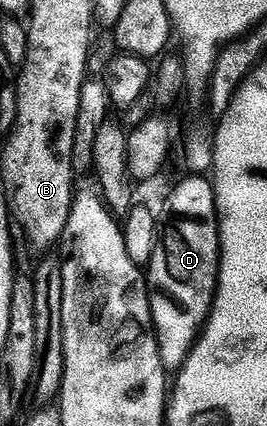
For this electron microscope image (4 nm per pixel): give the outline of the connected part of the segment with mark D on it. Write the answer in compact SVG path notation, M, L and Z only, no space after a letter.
M189 174L186 180L181 180L173 188L169 196L169 217L163 220L163 235L160 237L159 246L154 250L153 260L147 265L147 279L151 285L151 299L153 310L153 329L157 333L158 348L161 351L162 364L167 370L181 370L193 351L199 337L202 335L207 321L213 311L213 302L217 299L217 281L221 278L221 230L217 215L217 195L213 192L213 185L204 175Z

